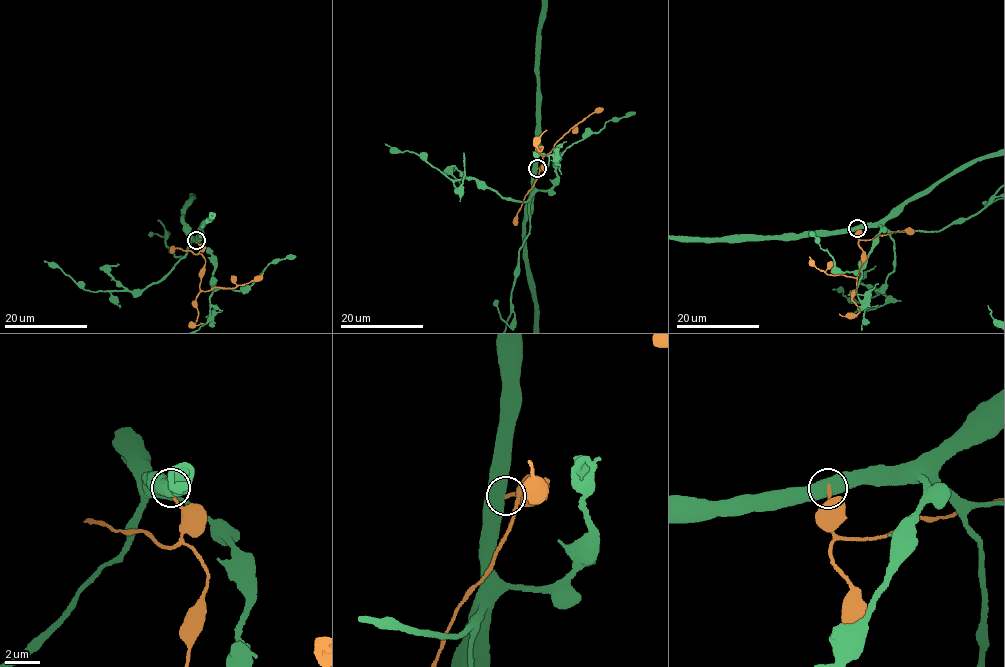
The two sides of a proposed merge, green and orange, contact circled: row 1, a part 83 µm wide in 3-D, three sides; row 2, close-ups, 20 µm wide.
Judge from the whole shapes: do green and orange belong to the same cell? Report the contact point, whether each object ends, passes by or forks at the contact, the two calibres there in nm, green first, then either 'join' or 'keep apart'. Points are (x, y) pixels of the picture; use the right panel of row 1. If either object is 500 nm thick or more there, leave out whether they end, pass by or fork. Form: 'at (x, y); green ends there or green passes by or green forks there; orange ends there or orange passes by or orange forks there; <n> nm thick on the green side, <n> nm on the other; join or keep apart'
at (857, 228); 750 nm thick on the green side, 190 nm on the other; keep apart

